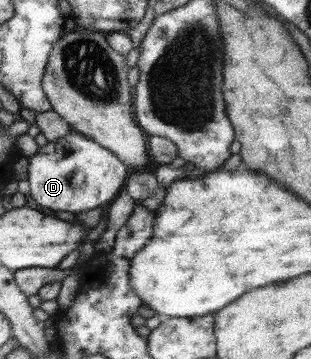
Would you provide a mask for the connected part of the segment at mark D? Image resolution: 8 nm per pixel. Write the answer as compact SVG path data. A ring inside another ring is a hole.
M73 131L39 147L37 153L28 159L29 194L37 205L54 212L70 211L75 216L115 199L115 193L121 191L129 173L129 167L105 146Z

